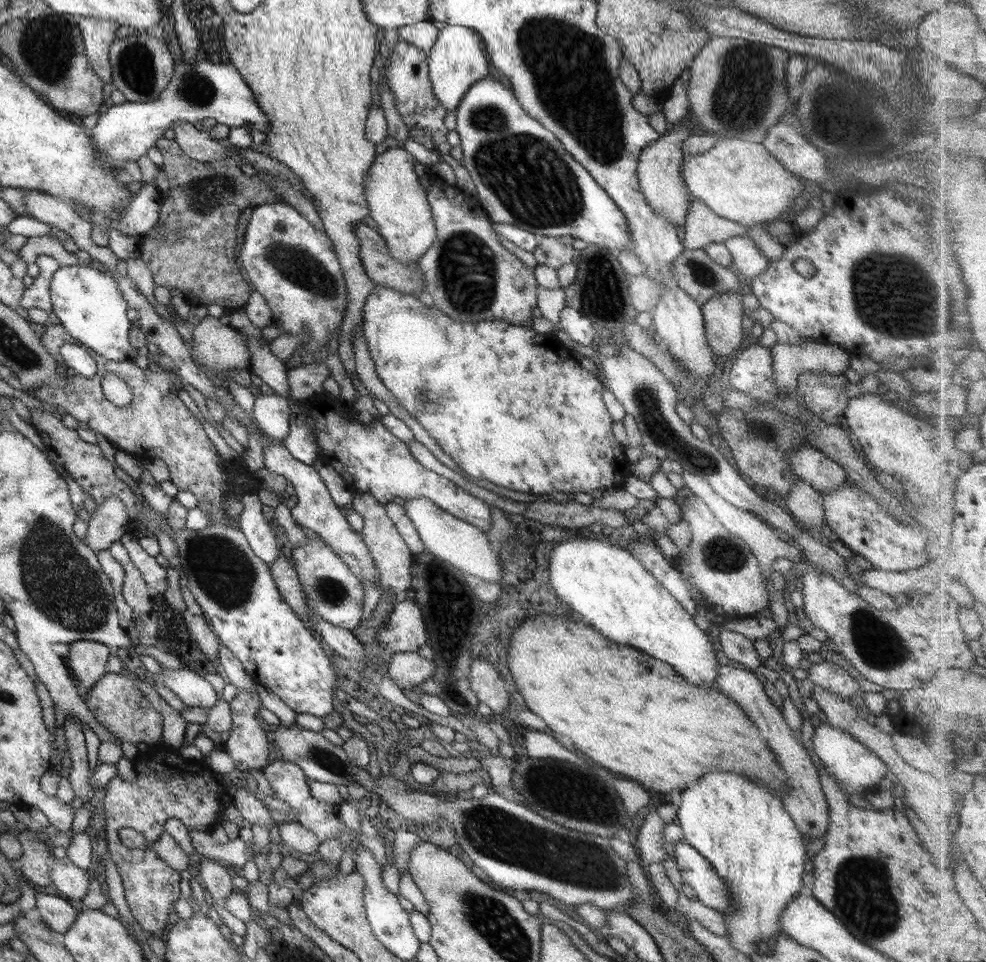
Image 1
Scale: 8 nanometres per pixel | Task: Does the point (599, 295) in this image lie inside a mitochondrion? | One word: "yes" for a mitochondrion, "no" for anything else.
yes

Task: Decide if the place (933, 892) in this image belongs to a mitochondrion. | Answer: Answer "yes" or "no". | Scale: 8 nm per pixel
no

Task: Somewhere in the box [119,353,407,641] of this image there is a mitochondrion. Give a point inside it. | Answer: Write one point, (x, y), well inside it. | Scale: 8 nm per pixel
(224, 570)

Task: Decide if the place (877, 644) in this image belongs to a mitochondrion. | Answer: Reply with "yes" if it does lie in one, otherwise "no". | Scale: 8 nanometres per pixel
yes

